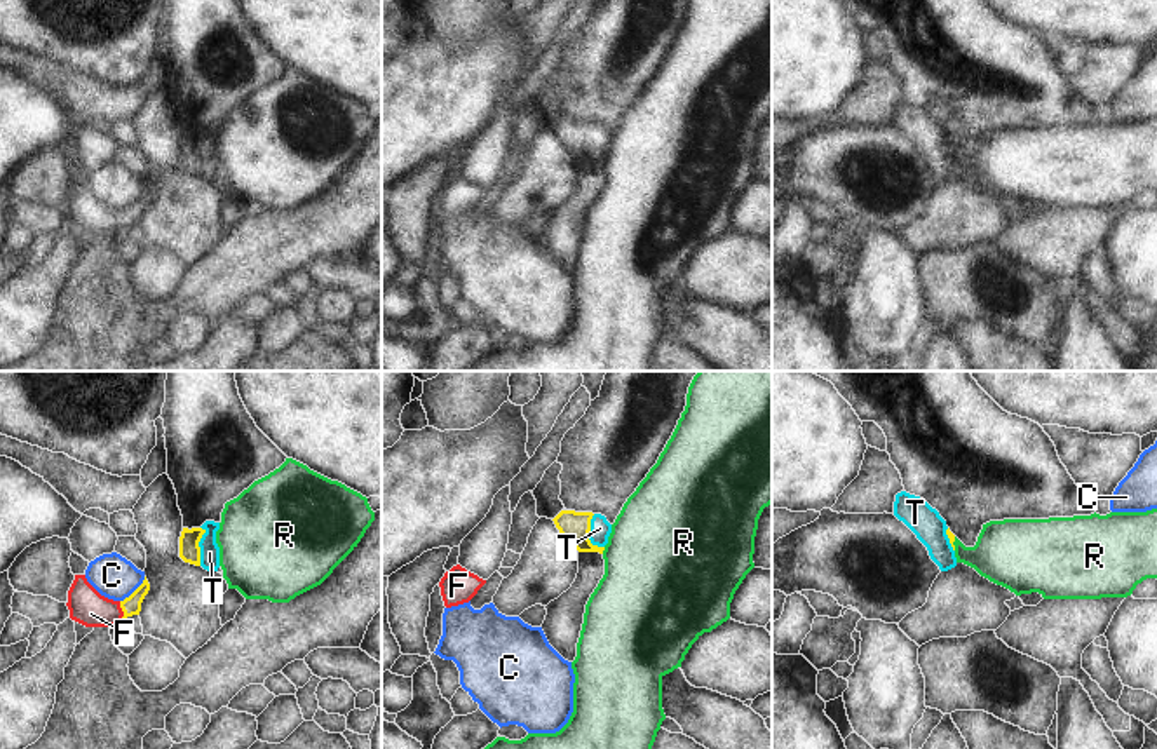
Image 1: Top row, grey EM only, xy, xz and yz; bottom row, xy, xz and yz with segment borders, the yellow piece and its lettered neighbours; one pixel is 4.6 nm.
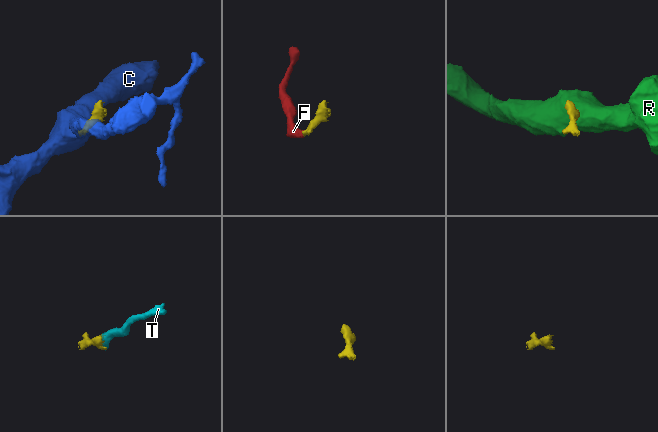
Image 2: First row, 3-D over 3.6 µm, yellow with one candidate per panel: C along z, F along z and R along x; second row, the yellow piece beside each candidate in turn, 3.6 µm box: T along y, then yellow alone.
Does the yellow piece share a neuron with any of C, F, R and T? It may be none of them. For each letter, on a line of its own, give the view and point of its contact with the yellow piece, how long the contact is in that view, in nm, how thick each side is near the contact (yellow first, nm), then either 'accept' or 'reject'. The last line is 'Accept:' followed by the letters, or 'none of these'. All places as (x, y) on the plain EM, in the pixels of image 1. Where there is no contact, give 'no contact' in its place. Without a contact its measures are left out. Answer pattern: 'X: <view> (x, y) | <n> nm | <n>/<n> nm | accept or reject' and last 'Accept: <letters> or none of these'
C: xy (135, 201) | 170 nm | 90/200 nm | reject
F: xy (122, 220) | 90 nm | 90/170 nm | accept
R: xz (603, 159) | 40 nm | 140/480 nm | reject
T: xz (588, 145) | 170 nm | 140/100 nm | accept
Accept: F, T

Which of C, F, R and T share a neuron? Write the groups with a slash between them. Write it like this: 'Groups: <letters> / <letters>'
Groups: C / F T / R.

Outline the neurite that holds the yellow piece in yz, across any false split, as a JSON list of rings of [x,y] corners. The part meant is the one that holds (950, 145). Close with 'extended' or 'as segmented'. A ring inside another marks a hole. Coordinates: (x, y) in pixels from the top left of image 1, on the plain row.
[[[901,101],[896,105],[894,125],[903,131],[927,157],[930,169],[941,181],[957,176],[955,145],[946,131],[924,108]]] | extended

